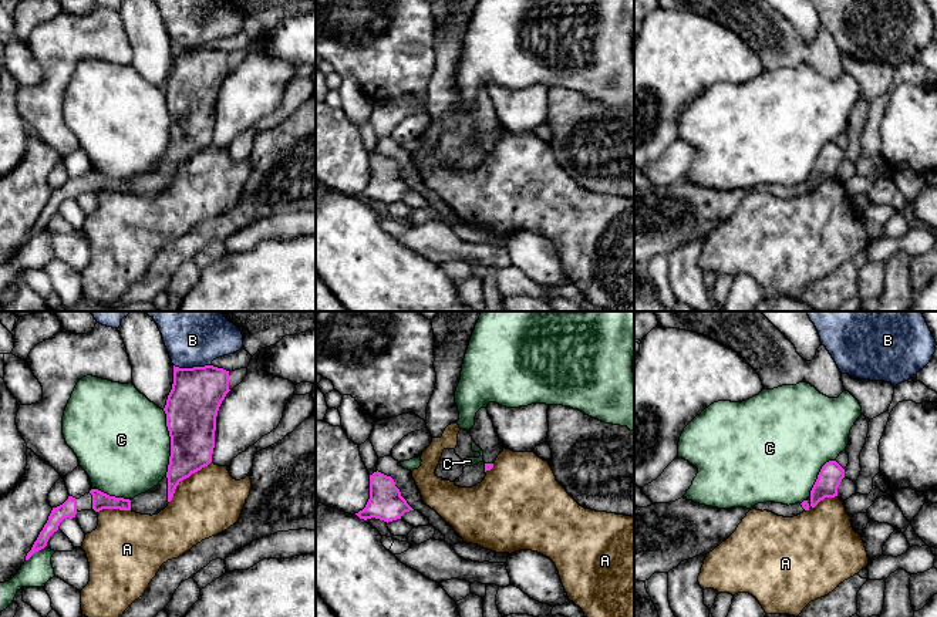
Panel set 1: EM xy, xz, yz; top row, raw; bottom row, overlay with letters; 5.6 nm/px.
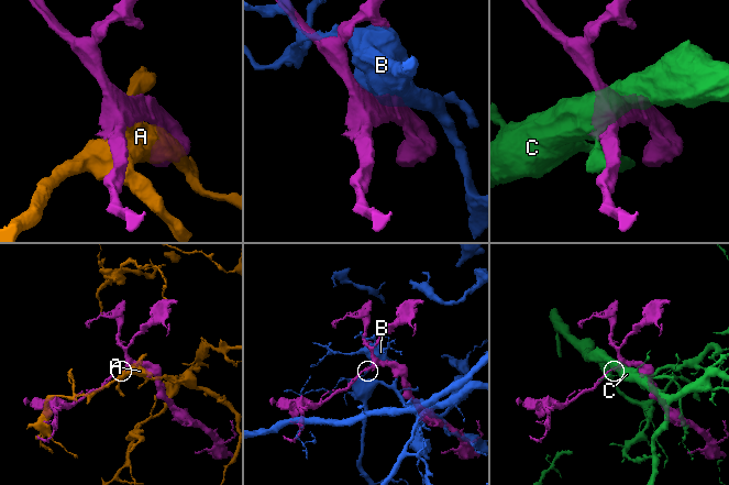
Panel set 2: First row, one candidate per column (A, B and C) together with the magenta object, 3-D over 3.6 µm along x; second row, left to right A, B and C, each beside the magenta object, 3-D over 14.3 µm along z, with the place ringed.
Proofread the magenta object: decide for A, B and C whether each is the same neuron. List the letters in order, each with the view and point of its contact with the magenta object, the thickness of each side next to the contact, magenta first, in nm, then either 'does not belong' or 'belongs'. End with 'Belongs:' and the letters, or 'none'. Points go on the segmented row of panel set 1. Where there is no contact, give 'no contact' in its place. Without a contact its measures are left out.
A: xy (185, 478) | 260/360 nm | does not belong
B: xy (194, 367) | 300/360 nm | does not belong
C: xy (171, 442) | 300/500 nm | does not belong
Belongs: none

